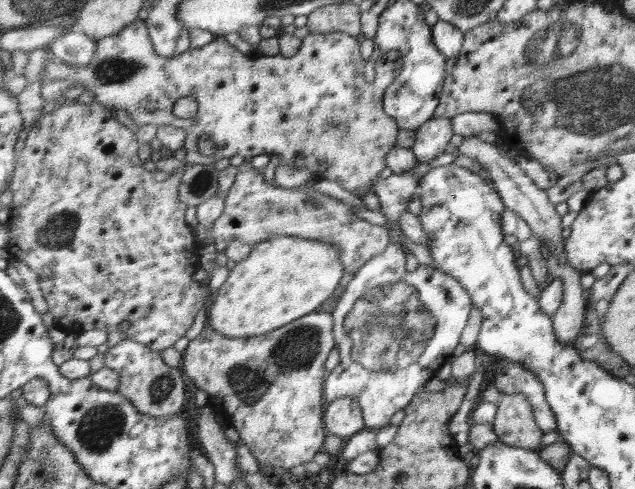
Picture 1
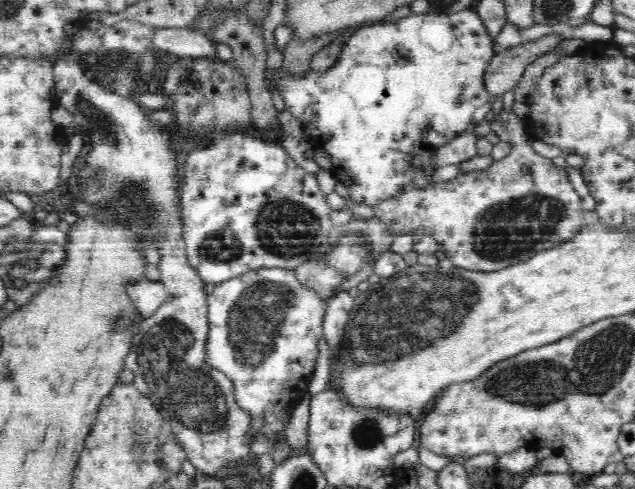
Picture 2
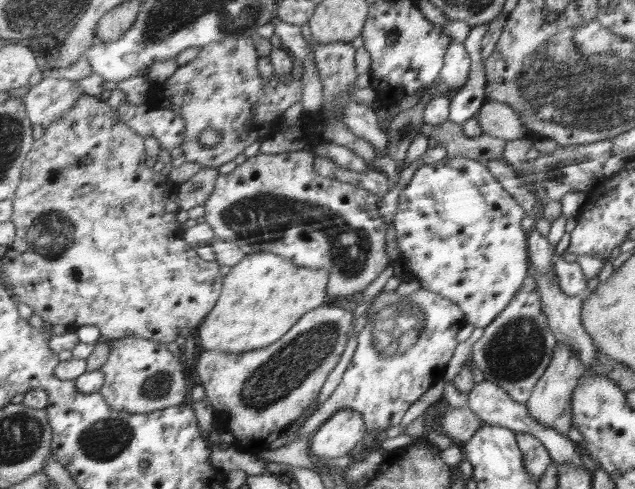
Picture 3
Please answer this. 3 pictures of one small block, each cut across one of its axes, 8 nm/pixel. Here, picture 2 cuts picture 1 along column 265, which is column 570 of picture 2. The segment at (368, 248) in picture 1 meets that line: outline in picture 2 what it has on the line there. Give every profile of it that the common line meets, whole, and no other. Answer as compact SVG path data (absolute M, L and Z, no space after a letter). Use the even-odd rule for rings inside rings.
M500 111L498 114L494 114L493 119L490 122L491 130L494 130L499 136L500 140L505 143L510 143L510 154L501 158L500 160L494 161L487 169L474 170L472 172L466 172L458 174L455 178L448 180L447 182L438 182L434 186L430 186L424 189L410 189L387 199L382 199L382 202L377 203L373 206L374 217L380 219L382 223L388 225L388 229L392 236L412 233L419 226L424 230L425 236L432 236L436 239L445 255L447 261L451 264L459 266L473 271L484 271L484 272L496 272L502 270L507 266L512 266L517 262L524 262L524 258L532 258L533 255L538 254L541 250L548 250L560 246L562 242L571 241L583 228L584 225L584 213L582 209L582 197L576 193L576 186L572 185L572 174L568 174L568 170L564 167L557 167L552 163L552 159L542 157L538 155L534 149L528 144L528 137L530 132L528 130L528 123L521 120L513 111L506 112Z

